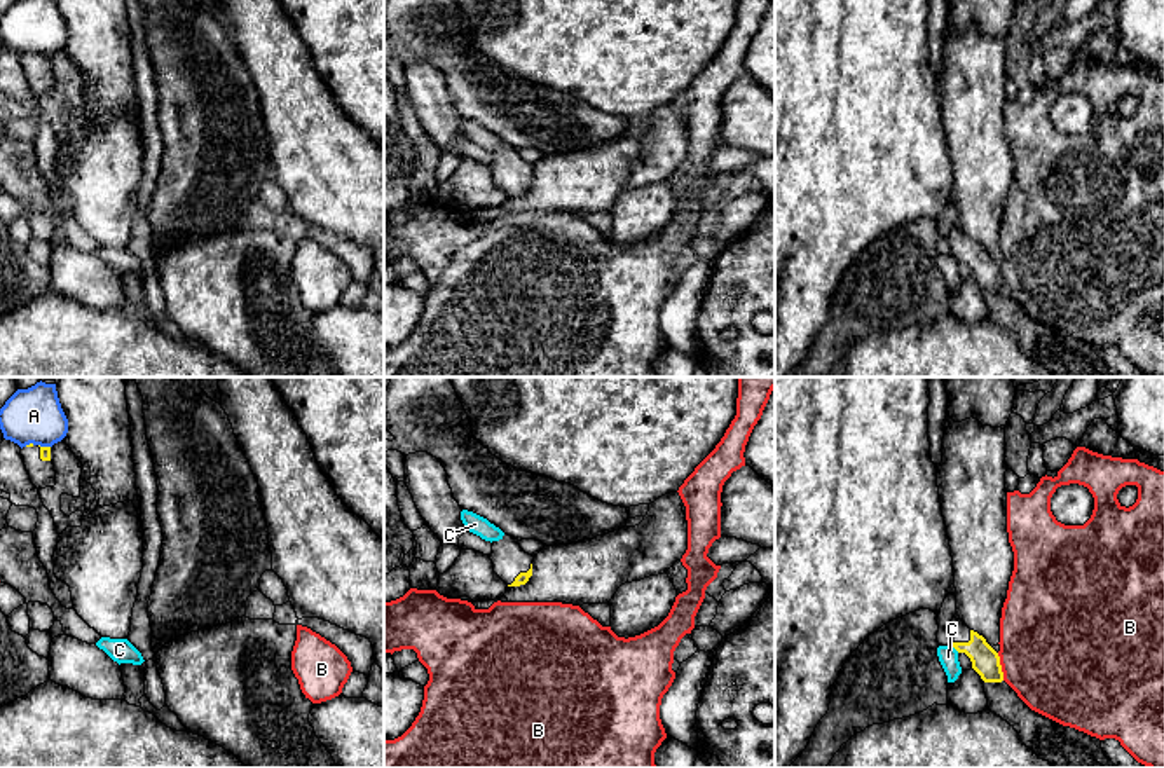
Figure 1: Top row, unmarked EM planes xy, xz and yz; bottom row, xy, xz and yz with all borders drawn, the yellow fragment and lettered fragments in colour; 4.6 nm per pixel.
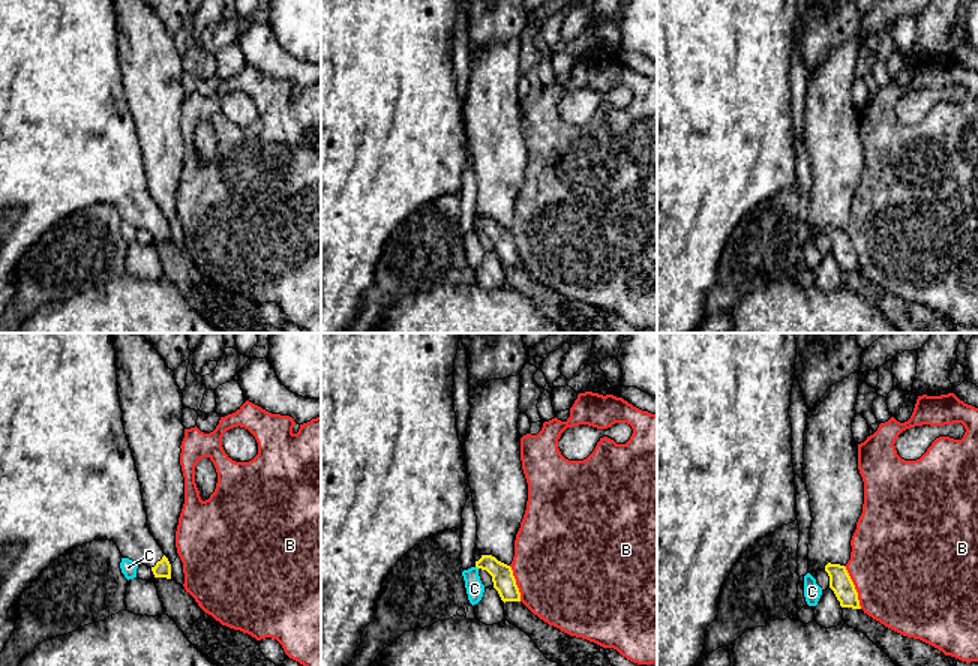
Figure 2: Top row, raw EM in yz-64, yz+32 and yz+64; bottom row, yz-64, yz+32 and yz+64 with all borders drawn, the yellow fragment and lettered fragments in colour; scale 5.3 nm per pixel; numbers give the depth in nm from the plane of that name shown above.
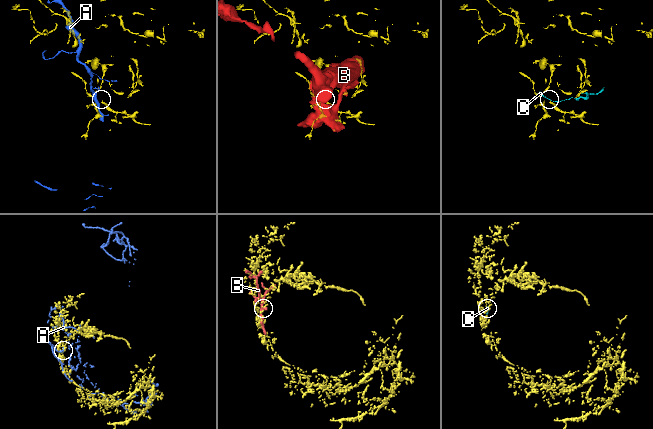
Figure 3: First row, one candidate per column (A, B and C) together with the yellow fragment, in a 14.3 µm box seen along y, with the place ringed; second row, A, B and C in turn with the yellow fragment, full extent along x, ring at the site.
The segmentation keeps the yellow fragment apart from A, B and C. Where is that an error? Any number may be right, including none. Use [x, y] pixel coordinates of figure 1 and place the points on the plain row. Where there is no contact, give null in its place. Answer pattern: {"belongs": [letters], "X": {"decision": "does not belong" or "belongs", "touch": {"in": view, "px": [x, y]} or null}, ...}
{"belongs": [], "A": {"decision": "does not belong", "touch": {"in": "xy", "px": [44, 56]}}, "B": {"decision": "does not belong", "touch": {"in": "yz", "px": [1000, 276]}}, "C": {"decision": "does not belong", "touch": {"in": "yz", "px": [955, 257]}}}

